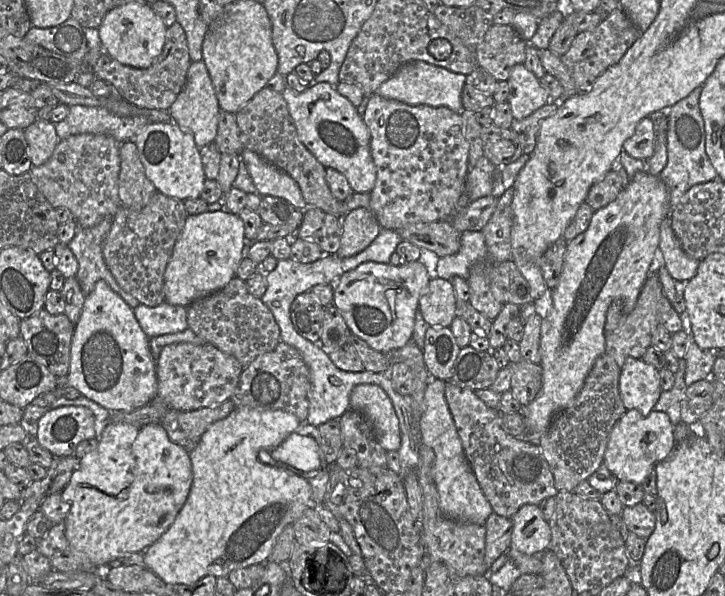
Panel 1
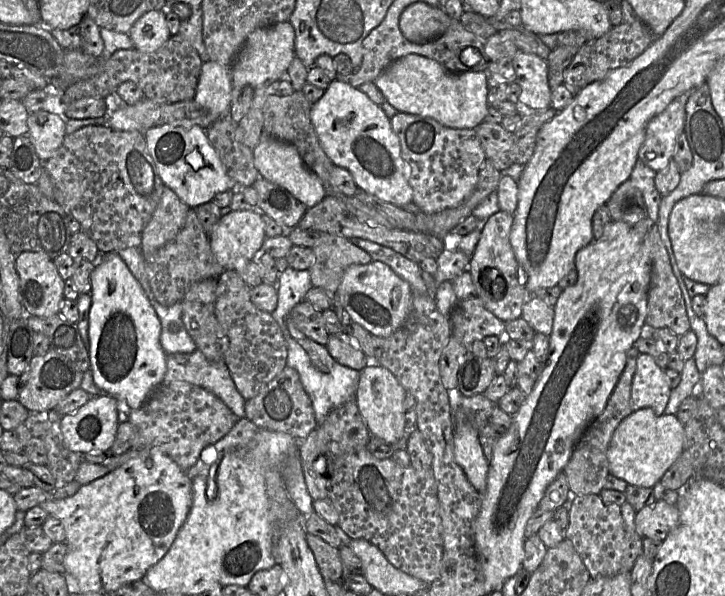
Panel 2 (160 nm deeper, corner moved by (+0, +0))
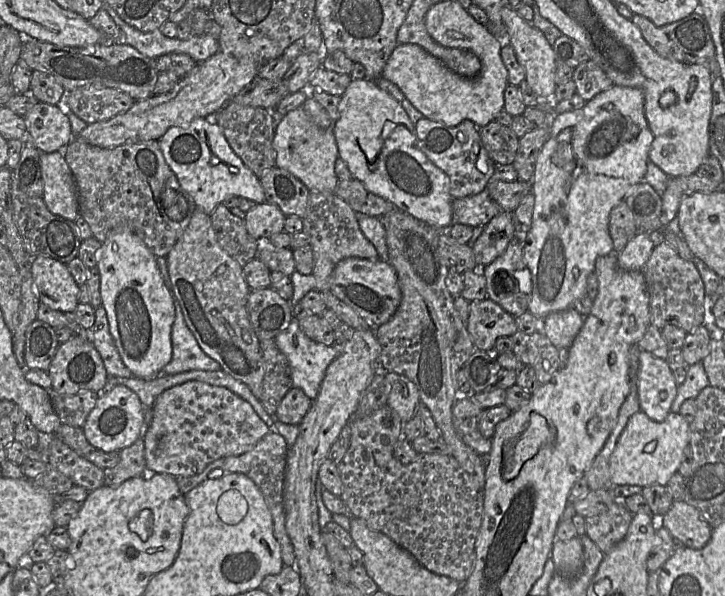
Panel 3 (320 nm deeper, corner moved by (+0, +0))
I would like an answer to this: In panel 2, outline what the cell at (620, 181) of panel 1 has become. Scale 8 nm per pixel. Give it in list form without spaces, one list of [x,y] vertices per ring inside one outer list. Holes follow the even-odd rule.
[[[629,180],[618,186],[606,202],[606,206],[612,220],[623,221],[630,226],[634,226],[647,215],[641,191]]]

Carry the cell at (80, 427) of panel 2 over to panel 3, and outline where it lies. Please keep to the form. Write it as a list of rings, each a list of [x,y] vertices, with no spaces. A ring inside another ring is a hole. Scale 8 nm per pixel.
[[[117,385],[99,397],[82,426],[83,433],[92,446],[104,452],[121,451],[143,437],[145,409],[135,392],[126,386]]]

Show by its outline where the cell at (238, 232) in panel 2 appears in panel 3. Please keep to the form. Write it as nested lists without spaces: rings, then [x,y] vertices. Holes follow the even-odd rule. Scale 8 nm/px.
[[[262,203],[248,211],[244,218],[246,229],[256,240],[269,239],[284,230],[286,216],[280,208],[271,203]]]

